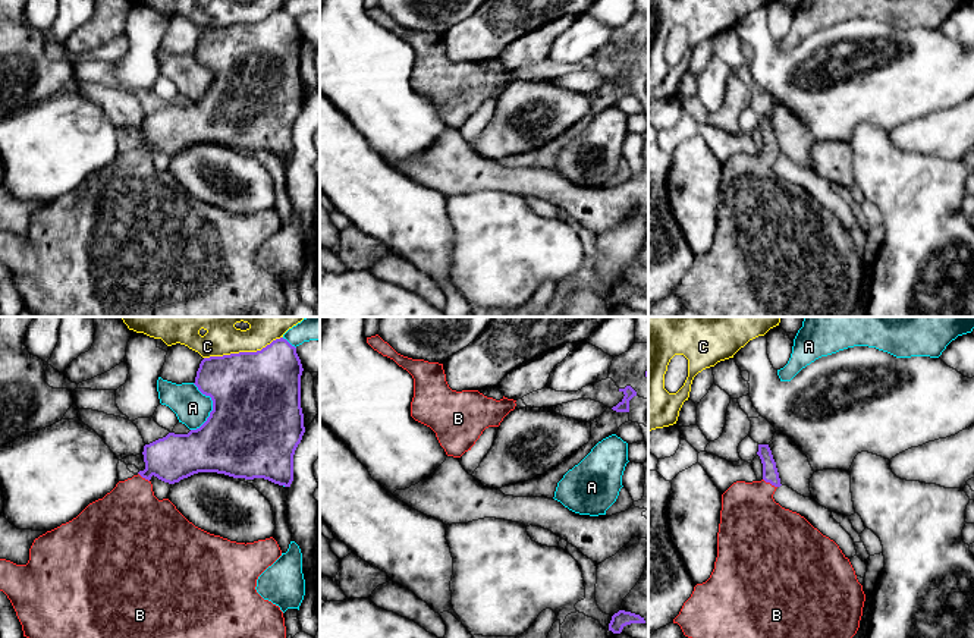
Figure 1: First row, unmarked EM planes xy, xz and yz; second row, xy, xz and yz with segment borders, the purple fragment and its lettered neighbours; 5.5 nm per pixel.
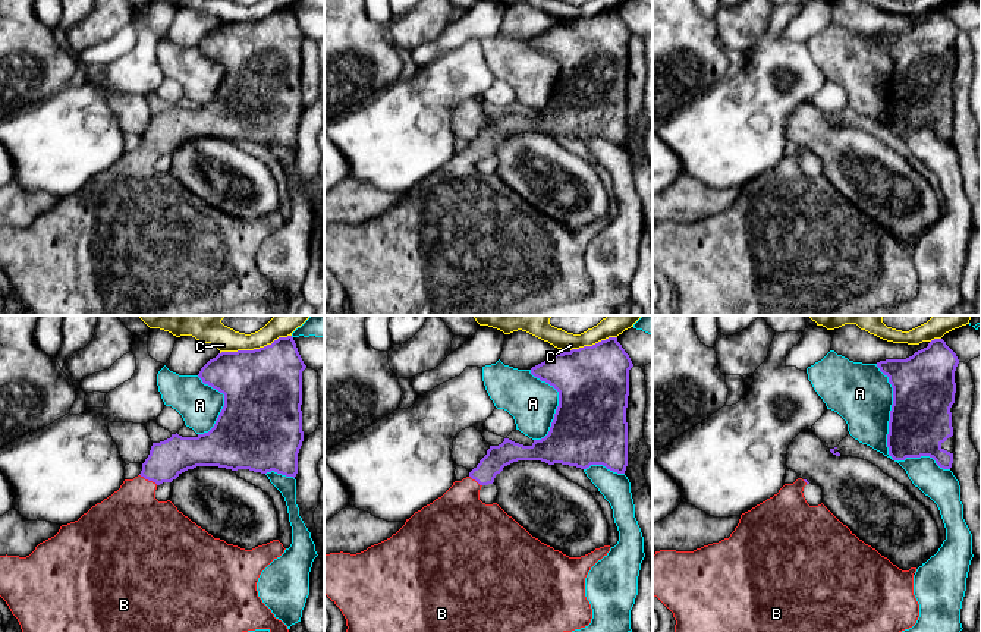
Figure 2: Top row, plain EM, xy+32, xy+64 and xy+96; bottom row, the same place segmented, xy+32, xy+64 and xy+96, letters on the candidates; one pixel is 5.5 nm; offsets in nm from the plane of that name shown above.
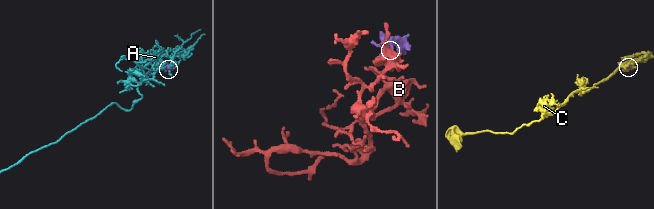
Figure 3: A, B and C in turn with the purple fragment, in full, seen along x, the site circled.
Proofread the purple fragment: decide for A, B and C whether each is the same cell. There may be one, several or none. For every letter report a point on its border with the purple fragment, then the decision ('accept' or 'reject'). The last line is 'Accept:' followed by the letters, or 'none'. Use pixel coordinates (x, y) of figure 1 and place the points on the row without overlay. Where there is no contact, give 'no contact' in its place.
A: contact xy (213, 76); reject
B: contact yz (770, 154); accept
C: contact xy (242, 24); reject
Accept: B

